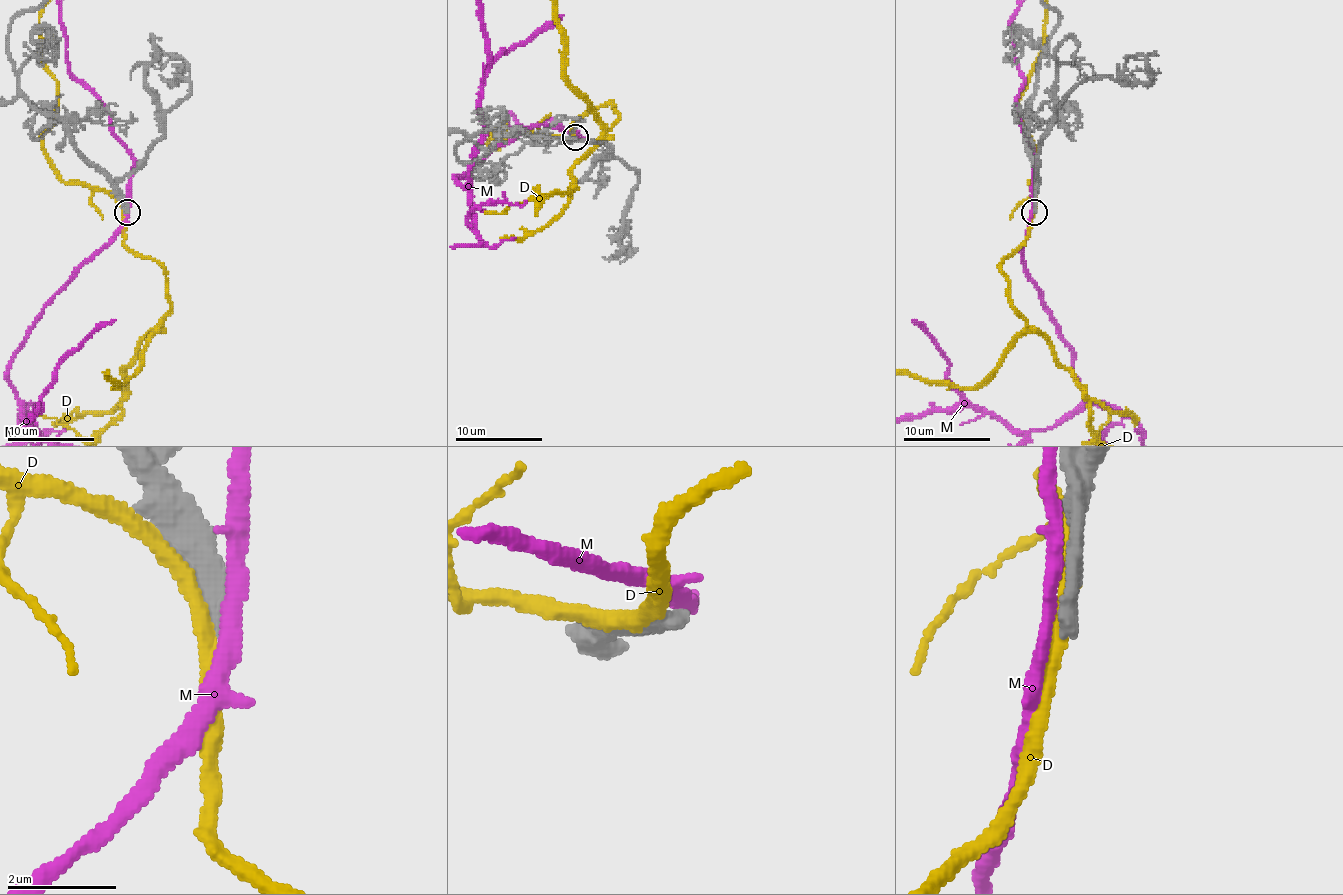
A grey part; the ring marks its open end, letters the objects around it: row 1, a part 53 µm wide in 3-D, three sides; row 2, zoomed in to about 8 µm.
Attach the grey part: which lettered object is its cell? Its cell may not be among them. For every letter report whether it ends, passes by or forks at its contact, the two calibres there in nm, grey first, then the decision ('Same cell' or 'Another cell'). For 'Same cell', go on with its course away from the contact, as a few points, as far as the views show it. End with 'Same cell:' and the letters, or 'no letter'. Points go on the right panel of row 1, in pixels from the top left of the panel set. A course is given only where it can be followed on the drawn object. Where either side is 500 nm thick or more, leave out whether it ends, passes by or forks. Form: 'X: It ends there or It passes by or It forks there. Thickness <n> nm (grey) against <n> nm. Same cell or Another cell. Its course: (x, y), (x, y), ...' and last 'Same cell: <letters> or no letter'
D: It passes by. Thickness 400 nm (grey) against 320 nm. Another cell
M: It passes by. Thickness 480 nm (grey) against 280 nm. Another cell
Same cell: no letter

